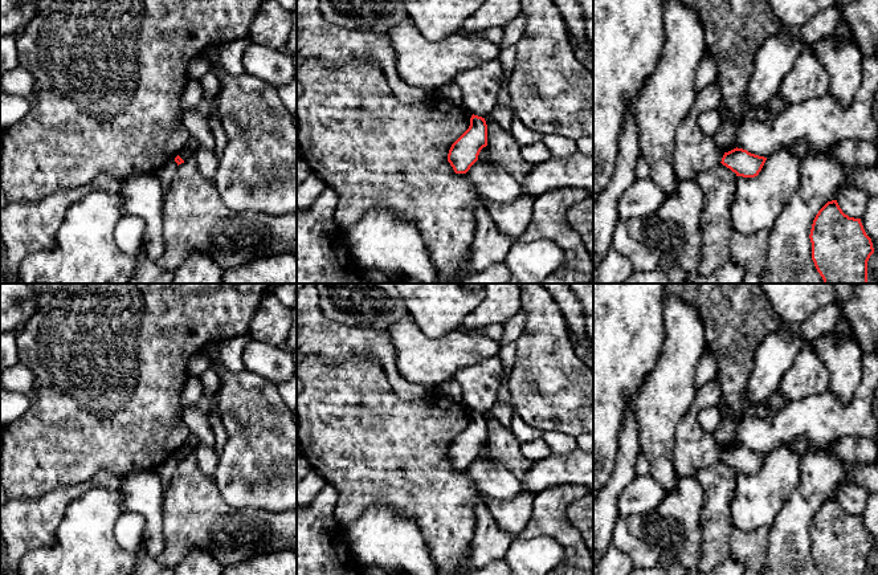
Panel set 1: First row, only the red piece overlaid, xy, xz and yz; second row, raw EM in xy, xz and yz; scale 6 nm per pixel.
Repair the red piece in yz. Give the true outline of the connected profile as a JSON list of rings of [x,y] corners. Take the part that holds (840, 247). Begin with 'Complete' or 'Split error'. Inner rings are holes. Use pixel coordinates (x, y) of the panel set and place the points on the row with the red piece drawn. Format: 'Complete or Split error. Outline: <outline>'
Complete. Outline: [[[837,200],[816,215],[810,235],[812,260],[824,284],[867,284],[867,261],[874,253],[861,219],[849,217]]]

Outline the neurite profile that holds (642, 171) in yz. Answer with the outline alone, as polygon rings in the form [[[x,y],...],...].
[[[640,155],[640,158],[637,160],[636,178],[637,179],[650,178],[650,167],[649,167],[646,159],[642,155]]]

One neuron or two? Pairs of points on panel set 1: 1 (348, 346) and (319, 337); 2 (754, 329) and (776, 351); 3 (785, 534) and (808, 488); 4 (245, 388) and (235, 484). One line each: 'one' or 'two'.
1: one
2: two
3: one
4: one

